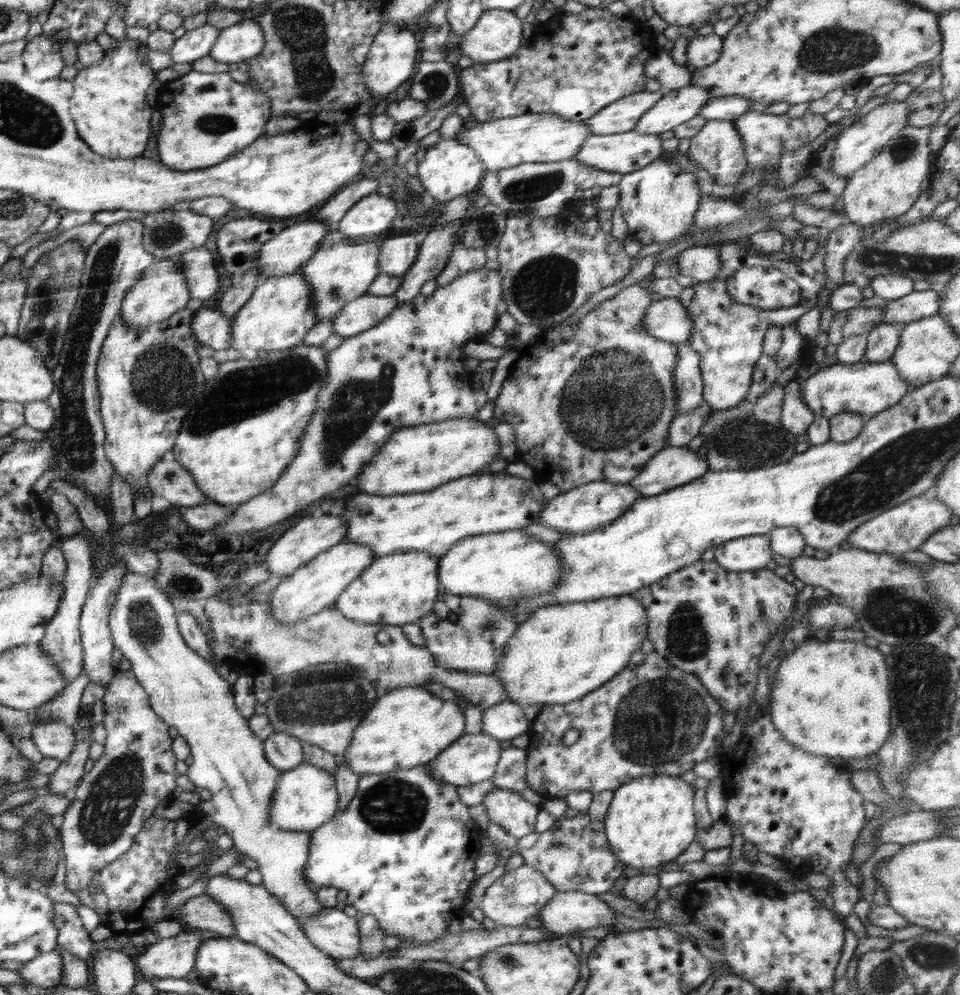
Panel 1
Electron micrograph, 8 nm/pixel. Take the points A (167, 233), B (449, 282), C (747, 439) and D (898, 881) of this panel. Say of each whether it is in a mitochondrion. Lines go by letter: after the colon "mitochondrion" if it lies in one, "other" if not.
A: mitochondrion
B: other
C: mitochondrion
D: other

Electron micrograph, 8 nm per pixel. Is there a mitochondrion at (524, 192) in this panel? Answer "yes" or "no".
yes

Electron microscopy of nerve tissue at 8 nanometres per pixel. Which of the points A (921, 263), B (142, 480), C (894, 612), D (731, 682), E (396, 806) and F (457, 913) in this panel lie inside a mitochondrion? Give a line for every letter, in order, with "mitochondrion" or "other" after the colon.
A: mitochondrion
B: other
C: mitochondrion
D: other
E: mitochondrion
F: other

